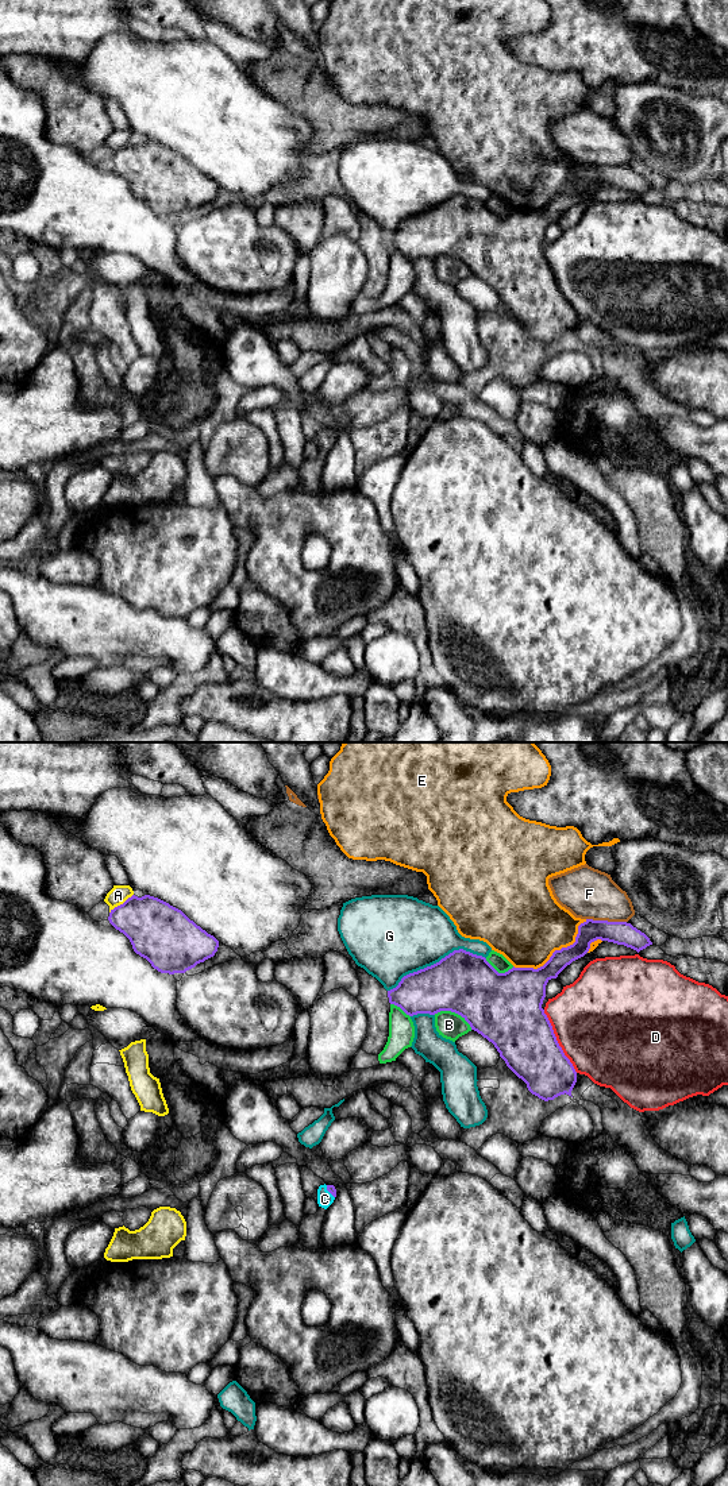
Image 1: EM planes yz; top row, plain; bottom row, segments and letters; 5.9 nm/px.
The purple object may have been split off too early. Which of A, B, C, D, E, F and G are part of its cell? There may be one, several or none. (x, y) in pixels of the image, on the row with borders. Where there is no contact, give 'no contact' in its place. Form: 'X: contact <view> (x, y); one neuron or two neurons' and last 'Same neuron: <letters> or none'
A: contact yz (120, 904); two neurons
B: contact yz (454, 1011); two neurons
C: contact yz (328, 1191); one neuron
D: contact yz (557, 1041); two neurons
E: contact yz (554, 952); two neurons
F: contact yz (607, 921); two neurons
G: contact yz (436, 962); two neurons
Same neuron: C

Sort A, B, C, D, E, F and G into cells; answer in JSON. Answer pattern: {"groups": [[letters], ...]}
{"groups": [["A"], ["B"], ["C"], ["D"], ["E"], ["F"], ["G"]]}

